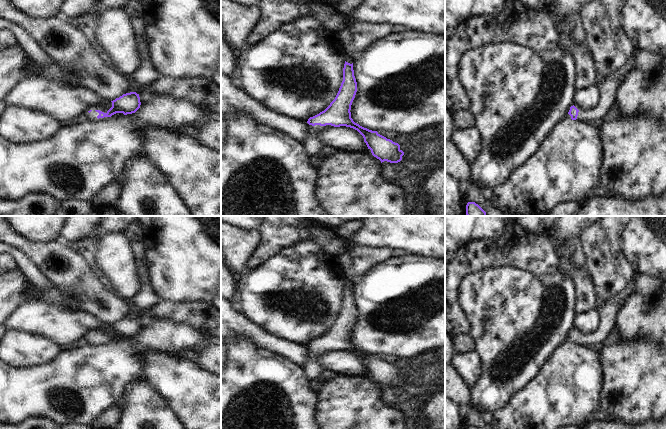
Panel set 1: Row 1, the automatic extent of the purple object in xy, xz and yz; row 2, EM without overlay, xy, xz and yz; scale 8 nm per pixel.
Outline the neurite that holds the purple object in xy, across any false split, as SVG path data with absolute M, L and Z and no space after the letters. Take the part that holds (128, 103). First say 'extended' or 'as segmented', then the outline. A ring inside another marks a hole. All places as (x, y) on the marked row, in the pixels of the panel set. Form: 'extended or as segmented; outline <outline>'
extended; outline M130 92L123 94L119 98L111 101L112 107L106 112L100 110L90 110L85 113L88 120L96 121L99 118L111 117L116 113L123 113L124 115L135 113L141 105L139 94Z

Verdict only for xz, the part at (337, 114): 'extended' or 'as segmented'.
extended

